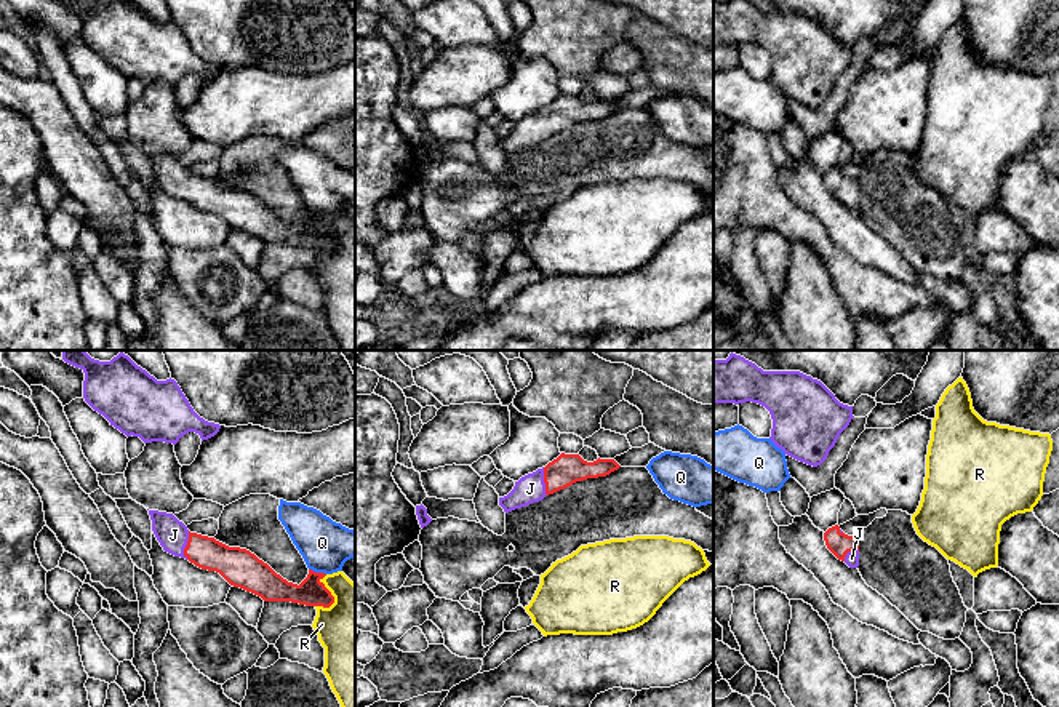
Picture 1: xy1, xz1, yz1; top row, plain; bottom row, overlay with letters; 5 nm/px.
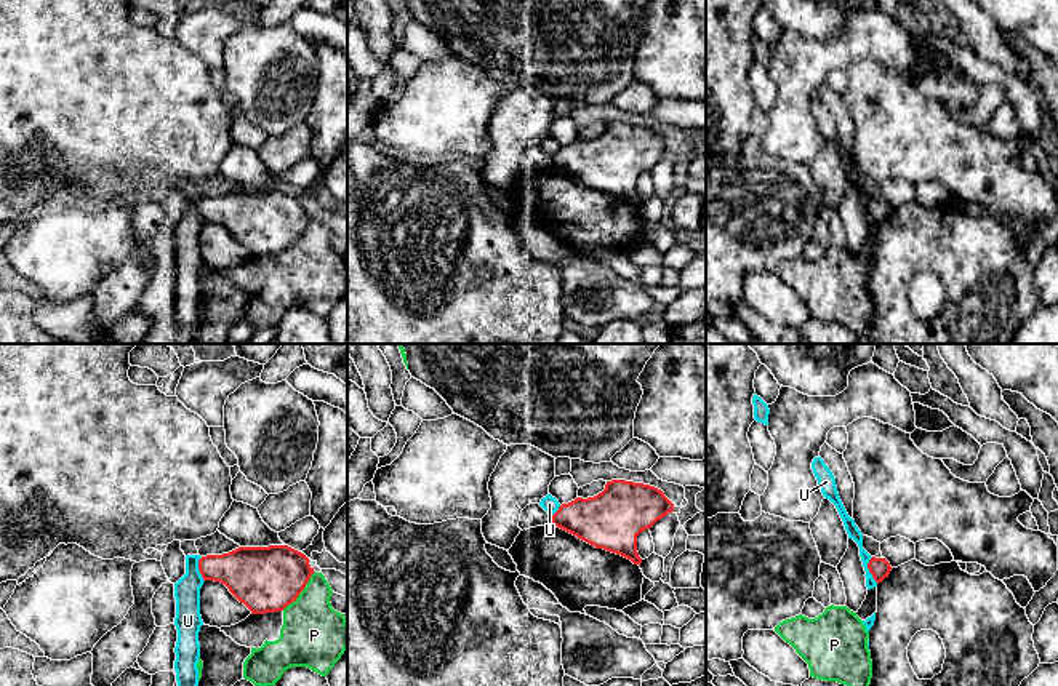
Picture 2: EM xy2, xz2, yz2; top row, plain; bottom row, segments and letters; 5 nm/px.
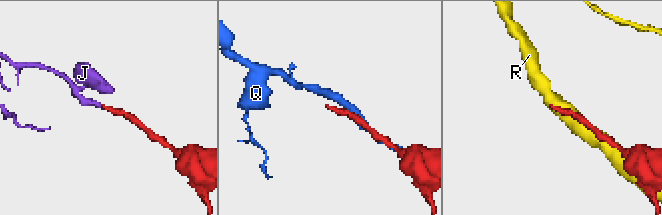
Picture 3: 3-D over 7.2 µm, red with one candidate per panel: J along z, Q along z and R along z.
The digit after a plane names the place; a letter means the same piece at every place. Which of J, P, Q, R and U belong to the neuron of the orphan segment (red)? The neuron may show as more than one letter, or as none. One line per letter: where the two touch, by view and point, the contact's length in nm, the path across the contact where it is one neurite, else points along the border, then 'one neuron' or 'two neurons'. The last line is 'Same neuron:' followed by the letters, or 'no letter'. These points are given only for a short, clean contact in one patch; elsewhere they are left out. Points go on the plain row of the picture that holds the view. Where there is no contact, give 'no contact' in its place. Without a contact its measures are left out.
J: meets red in xy1 at (186, 187); contact 140 nm long; runs through xy1 (232, 205), (186, 187), (173, 176); one neuron
P: meets red in xy2 at (301, 232); contact 260 nm long; two neurons
Q: meets red in xy1 at (317, 215); contact 90 nm long; border along xy1 (309, 210), (325, 216); two neurons
R: meets red in xy1 at (333, 239); contact 180 nm long; two neurons
U: meets red in yz2 at (868, 210); contact 140 nm long; border along yz2 (871, 199), (868, 213), (877, 224); two neurons
Same neuron: J

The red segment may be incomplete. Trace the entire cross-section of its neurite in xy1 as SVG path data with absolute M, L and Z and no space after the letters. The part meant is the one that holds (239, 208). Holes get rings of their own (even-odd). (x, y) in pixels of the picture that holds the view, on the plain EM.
M149 152L152 173L165 194L195 208L219 214L230 227L261 238L264 243L291 243L306 248L330 250L334 238L322 221L325 214L309 211L298 227L277 216L254 195L229 189L214 179L190 174L173 155Z

